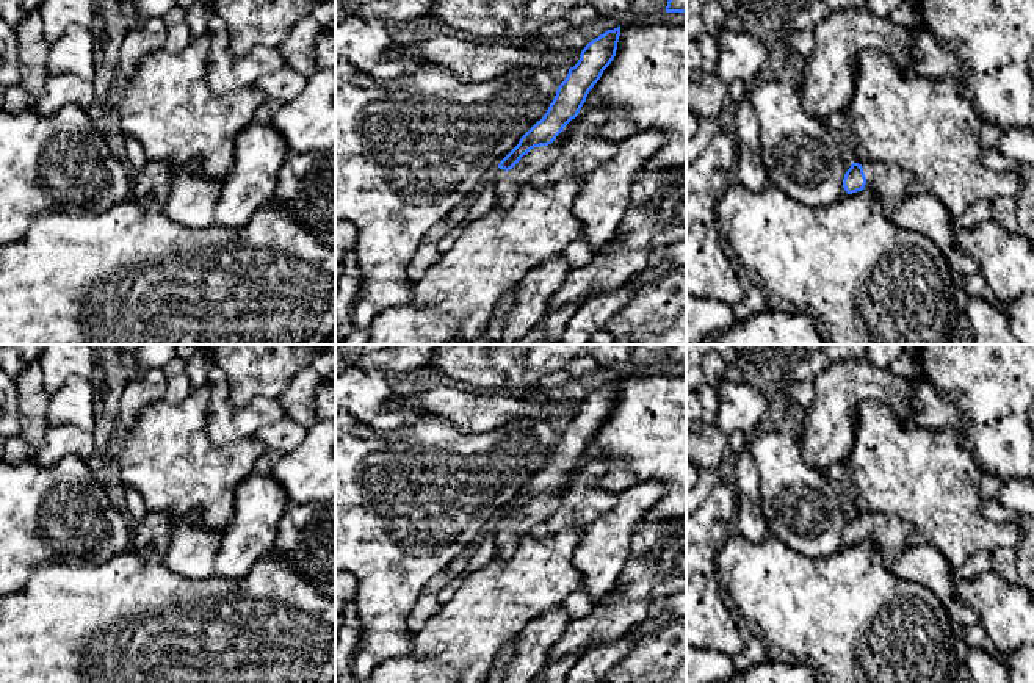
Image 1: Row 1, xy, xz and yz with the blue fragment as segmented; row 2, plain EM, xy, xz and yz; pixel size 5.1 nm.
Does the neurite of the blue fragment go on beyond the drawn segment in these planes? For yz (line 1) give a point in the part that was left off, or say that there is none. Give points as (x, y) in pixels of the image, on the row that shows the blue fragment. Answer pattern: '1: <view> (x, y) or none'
1: yz (890, 187)

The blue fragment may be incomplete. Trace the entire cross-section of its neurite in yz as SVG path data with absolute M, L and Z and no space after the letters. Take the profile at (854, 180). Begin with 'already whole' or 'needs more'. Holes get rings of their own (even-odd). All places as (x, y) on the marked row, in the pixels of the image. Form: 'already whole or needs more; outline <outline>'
needs more; outline M882 161L852 163L843 179L848 194L868 188L885 211L896 210L913 191L913 179L896 164Z

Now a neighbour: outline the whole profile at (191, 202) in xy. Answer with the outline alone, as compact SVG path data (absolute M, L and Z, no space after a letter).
M193 160L177 171L171 182L169 196L161 205L172 221L191 229L213 226L222 180L212 180L201 174L201 161Z

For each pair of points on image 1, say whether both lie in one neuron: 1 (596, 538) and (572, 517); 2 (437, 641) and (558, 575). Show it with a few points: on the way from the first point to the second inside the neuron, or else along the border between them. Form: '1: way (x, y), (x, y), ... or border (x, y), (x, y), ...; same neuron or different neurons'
1: border (614, 506), (583, 528); different neurons
2: way (467, 632), (505, 594), (528, 583); same neuron

